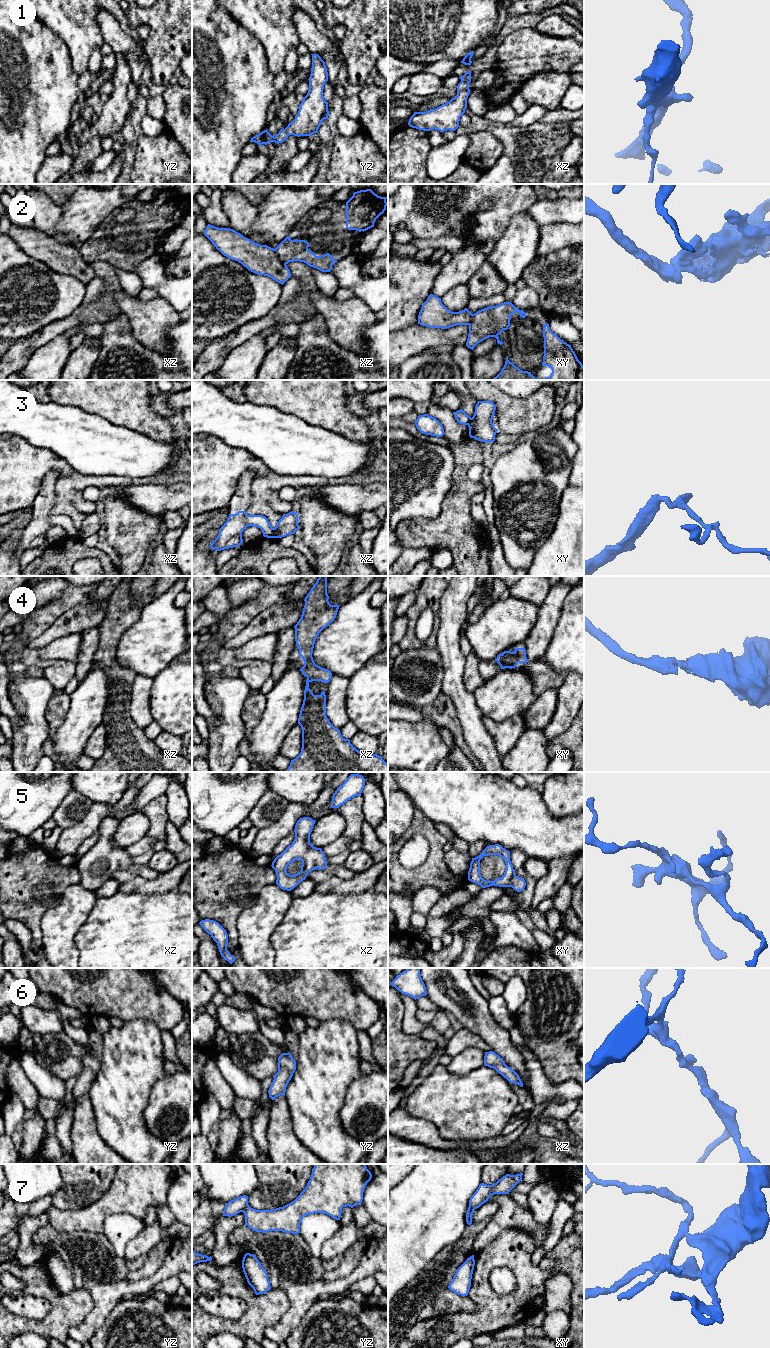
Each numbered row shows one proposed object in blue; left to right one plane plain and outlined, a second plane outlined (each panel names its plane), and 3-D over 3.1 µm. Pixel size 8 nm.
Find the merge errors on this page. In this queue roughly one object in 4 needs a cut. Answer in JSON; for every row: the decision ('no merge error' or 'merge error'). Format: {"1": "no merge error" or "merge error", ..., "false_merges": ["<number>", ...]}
{"1": "no merge error", "2": "no merge error", "3": "merge error", "4": "no merge error", "5": "no merge error", "6": "no merge error", "7": "merge error", "false_merges": ["3", "7"]}

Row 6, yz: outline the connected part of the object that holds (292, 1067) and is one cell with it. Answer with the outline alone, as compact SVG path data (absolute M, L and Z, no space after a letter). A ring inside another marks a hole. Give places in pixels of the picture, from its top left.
M282 1053L278 1058L278 1072L268 1090L269 1097L274 1100L280 1095L285 1095L286 1087L296 1070L296 1061L290 1053Z

